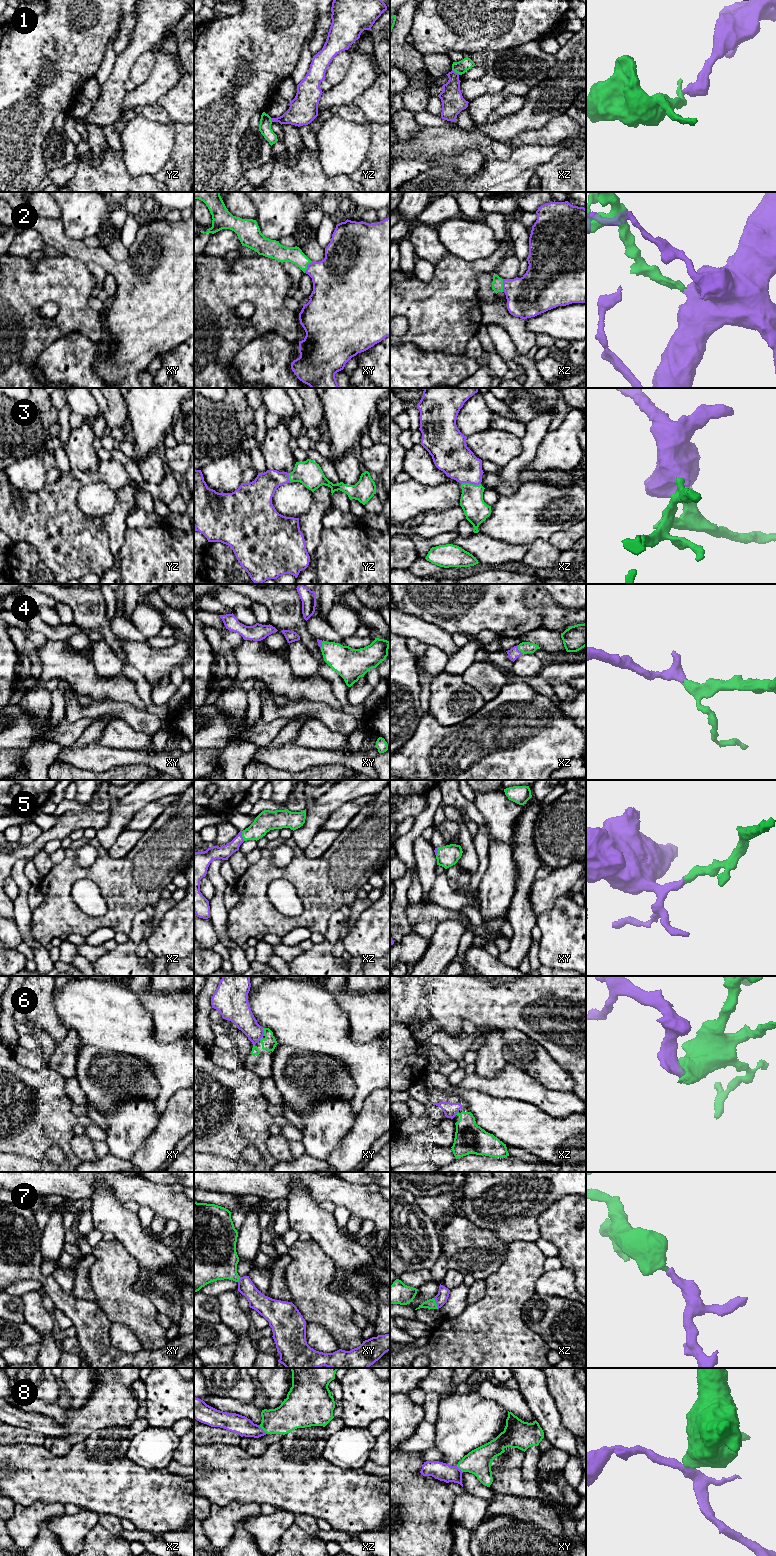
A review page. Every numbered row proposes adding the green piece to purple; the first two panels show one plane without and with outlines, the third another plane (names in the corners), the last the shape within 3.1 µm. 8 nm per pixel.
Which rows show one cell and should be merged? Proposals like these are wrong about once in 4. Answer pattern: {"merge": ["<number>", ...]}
{"merge": ["2", "3", "4", "5", "7"]}

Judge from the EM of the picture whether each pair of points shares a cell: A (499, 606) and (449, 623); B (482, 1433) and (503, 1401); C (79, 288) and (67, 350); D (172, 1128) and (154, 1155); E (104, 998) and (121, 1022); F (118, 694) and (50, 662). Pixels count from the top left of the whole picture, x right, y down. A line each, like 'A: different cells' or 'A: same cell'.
A: same cell
B: different cells
C: different cells
D: same cell
E: same cell
F: same cell

